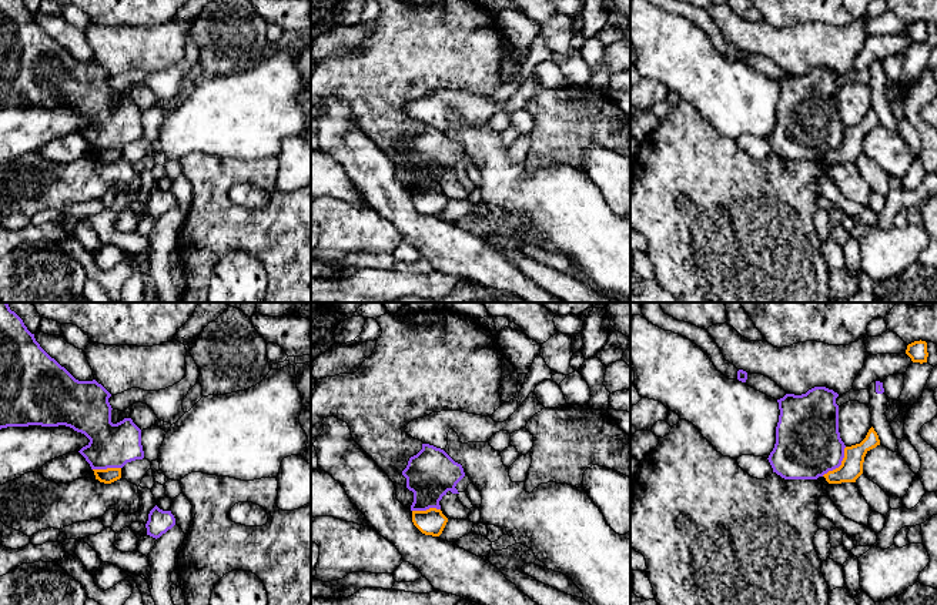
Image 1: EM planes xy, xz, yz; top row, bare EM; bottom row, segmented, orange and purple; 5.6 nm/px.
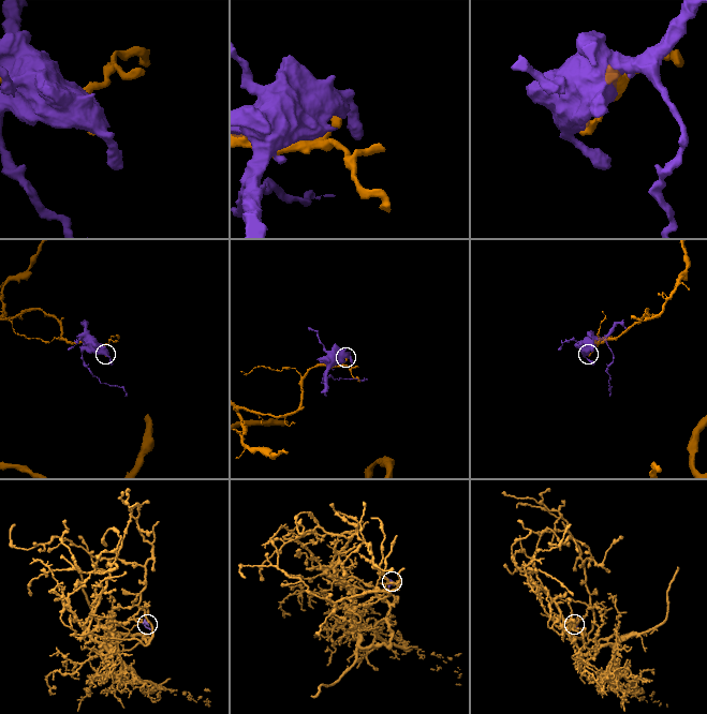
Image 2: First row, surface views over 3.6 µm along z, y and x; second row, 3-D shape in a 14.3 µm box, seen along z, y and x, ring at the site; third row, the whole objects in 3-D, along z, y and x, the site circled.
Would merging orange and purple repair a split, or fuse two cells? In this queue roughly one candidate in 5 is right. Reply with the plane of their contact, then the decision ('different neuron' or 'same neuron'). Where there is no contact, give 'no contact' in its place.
contact in yz; different neuron

